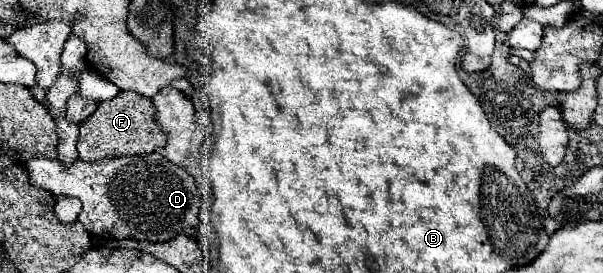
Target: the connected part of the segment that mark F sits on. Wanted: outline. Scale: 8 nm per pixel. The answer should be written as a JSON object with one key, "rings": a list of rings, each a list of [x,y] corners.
{"rings":[[[118,92],[112,100],[104,100],[98,104],[96,112],[88,116],[80,124],[78,134],[78,154],[82,160],[102,160],[112,156],[128,156],[128,154],[150,154],[158,148],[166,146],[166,134],[158,128],[154,120],[154,102],[152,98],[144,98],[136,92]]]}

